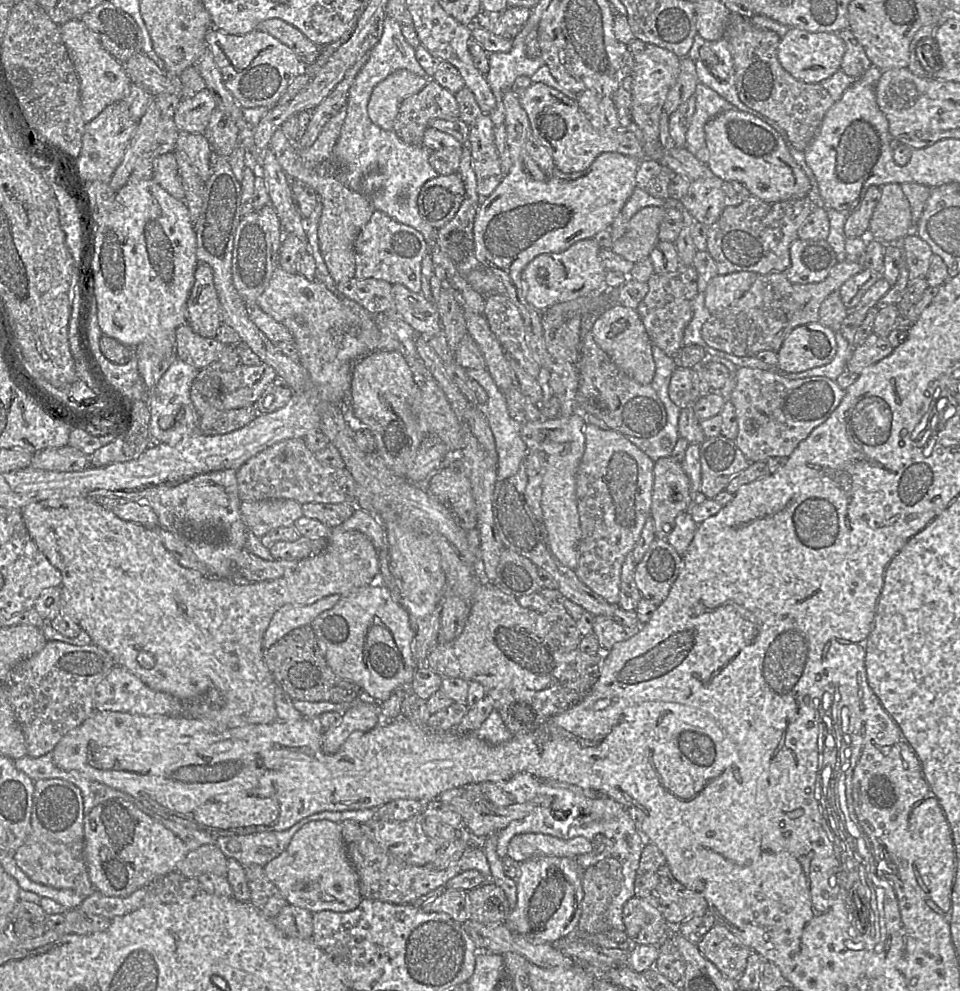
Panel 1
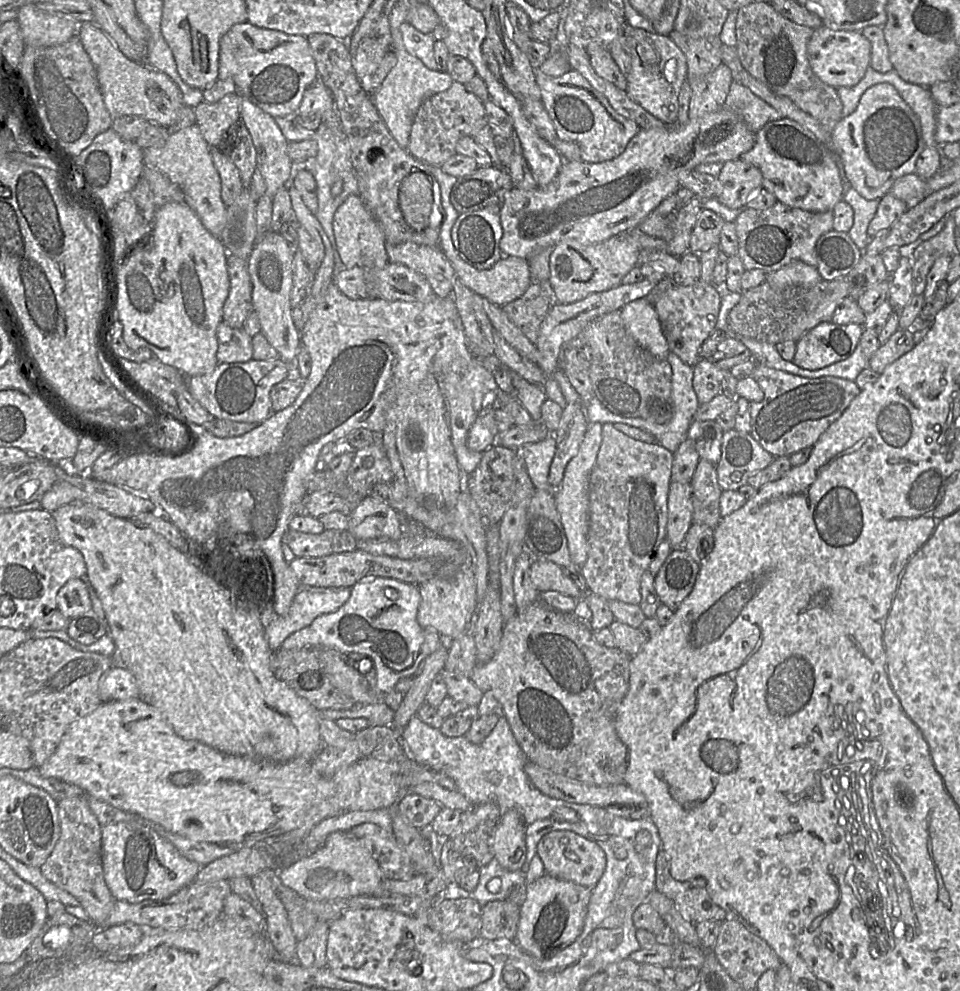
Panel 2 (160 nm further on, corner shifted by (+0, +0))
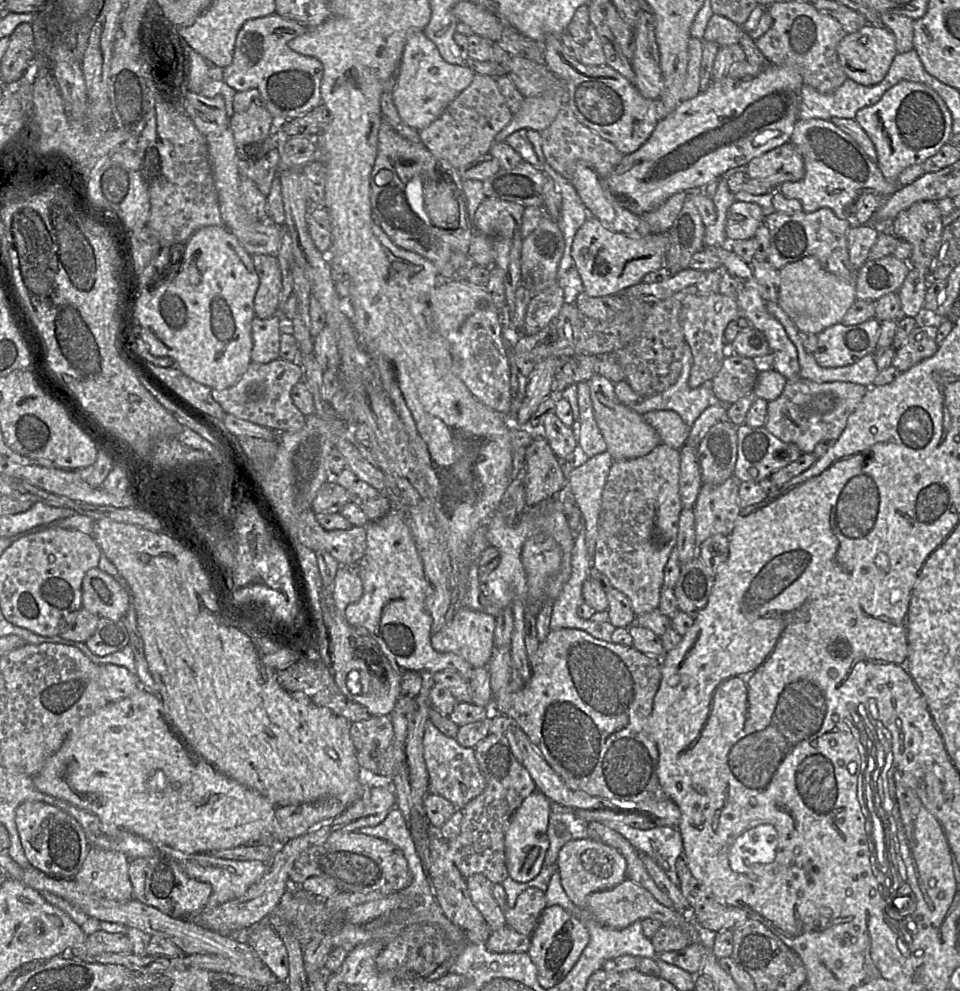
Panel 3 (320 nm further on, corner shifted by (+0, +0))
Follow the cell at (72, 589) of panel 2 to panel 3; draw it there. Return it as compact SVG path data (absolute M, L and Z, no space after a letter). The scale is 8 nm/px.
M94 567L82 581L82 609L99 617L122 620L131 606L130 593L121 579Z

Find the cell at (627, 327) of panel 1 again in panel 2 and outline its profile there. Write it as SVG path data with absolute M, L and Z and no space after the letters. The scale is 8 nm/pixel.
M645 299L628 303L619 312L627 331L634 340L657 359L665 360L670 352L668 342L654 303Z

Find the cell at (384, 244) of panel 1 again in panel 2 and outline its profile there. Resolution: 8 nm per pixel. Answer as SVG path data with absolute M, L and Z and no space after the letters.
M413 242L385 244L388 263L402 264L423 275L430 283L435 295L447 297L453 294L455 286L460 283L456 277L453 264L446 258L439 247L419 245Z

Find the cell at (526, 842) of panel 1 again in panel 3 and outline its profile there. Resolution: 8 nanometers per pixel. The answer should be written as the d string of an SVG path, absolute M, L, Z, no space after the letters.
M591 838L570 840L560 849L557 872L564 891L578 907L585 908L587 896L620 884L627 878L627 861L615 848Z

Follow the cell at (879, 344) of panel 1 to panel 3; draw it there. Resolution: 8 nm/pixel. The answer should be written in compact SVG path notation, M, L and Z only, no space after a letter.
M917 325L903 345L895 351L891 366L904 372L932 357L939 347L937 334L938 328L936 326Z

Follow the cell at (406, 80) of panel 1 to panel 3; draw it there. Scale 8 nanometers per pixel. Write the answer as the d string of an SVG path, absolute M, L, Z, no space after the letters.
M423 32L411 33L392 90L392 99L400 118L409 127L421 131L442 115L448 105L471 84L475 75L468 66L444 60L436 45Z

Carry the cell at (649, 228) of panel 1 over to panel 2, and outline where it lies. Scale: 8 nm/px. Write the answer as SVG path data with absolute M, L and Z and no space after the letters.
M696 196L668 216L653 215L646 218L640 230L666 242L671 240L665 253L680 257L689 251L691 232L702 209L702 198Z

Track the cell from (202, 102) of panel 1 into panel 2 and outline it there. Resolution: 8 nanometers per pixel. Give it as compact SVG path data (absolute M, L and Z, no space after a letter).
M227 94L216 103L202 102L193 110L195 122L211 148L220 147L229 128L239 121L242 97Z

